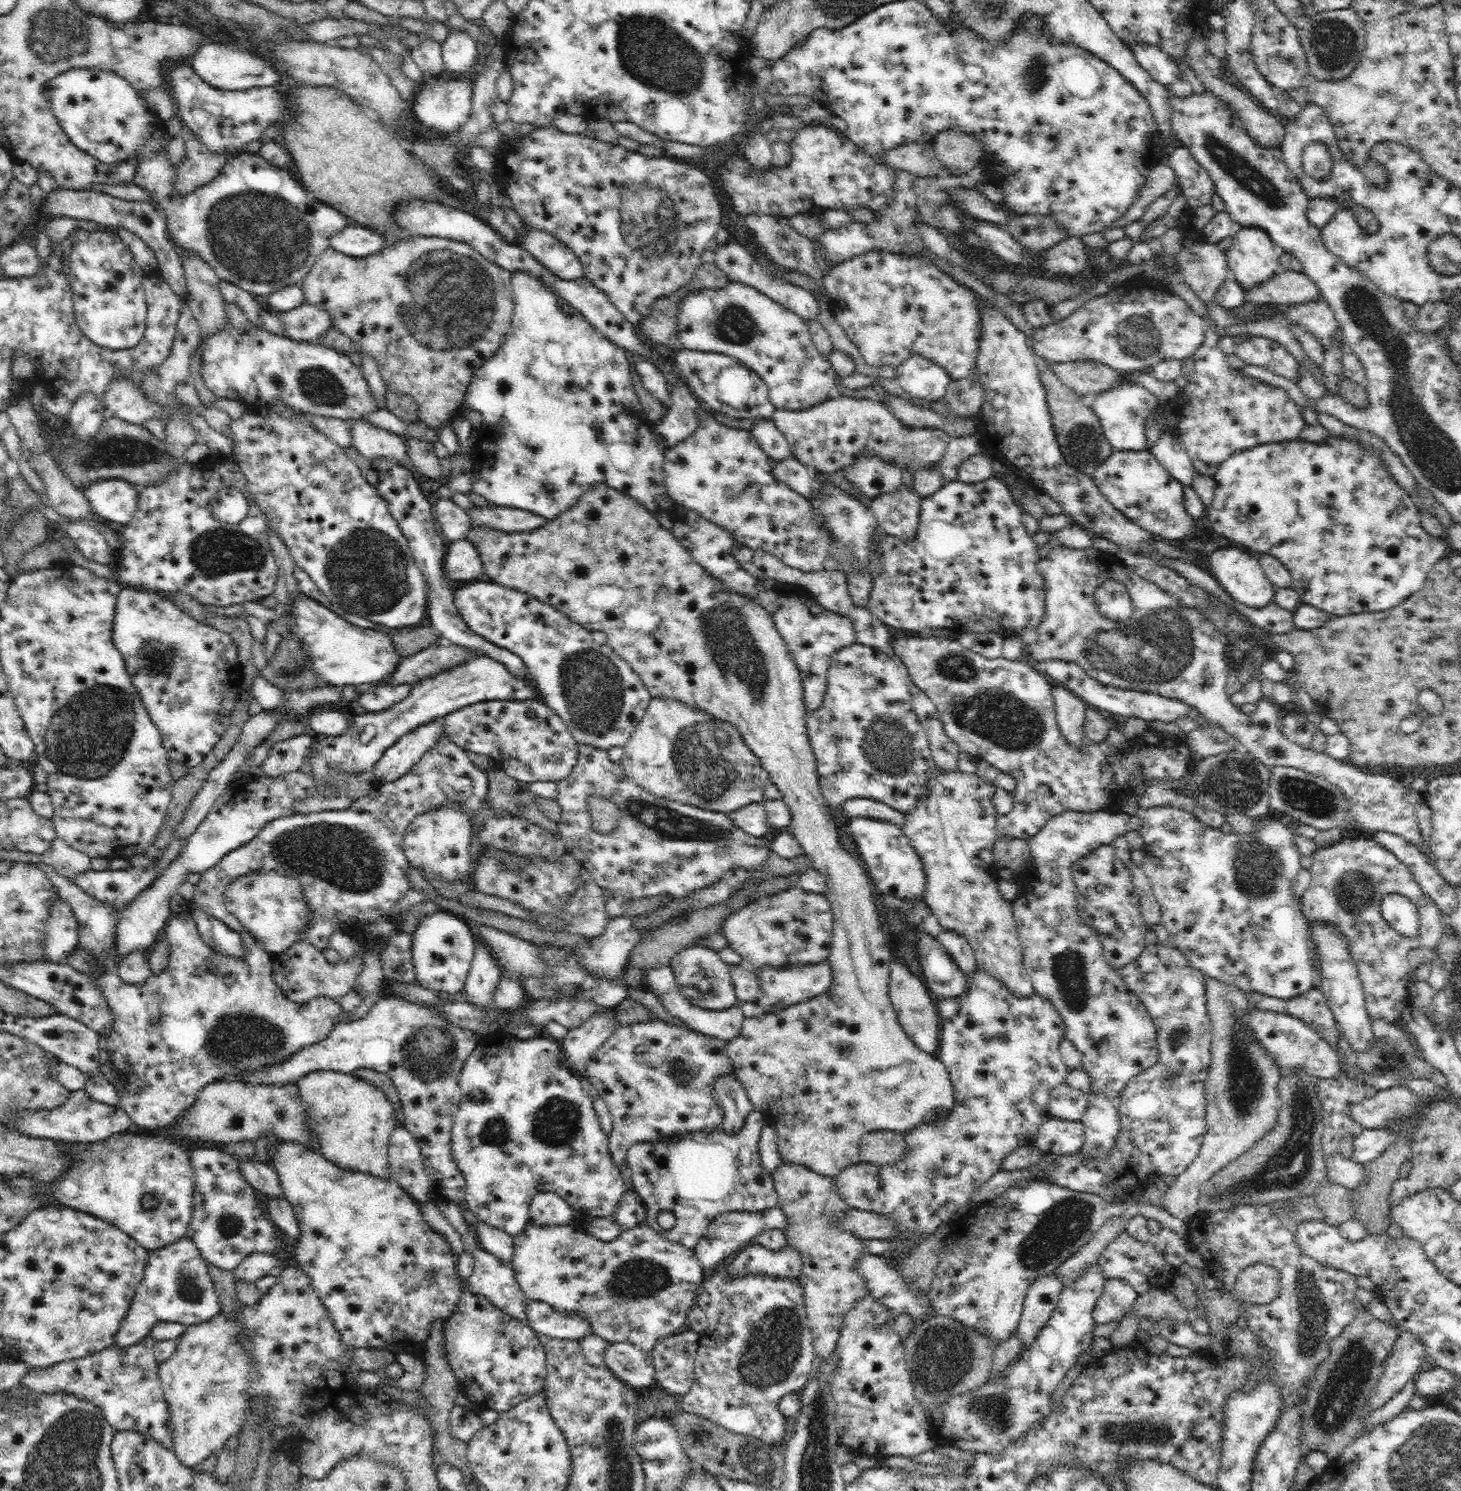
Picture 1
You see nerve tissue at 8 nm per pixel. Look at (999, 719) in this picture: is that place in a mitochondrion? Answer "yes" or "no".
yes

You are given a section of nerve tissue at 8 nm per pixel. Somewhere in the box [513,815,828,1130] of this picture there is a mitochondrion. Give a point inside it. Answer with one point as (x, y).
(682, 1071)

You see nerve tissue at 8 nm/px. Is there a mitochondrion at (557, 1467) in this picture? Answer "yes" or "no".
no

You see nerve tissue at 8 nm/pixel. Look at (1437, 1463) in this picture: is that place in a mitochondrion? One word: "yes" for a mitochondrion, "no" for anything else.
yes

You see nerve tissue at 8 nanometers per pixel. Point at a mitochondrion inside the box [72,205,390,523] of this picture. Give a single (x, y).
(116, 451)

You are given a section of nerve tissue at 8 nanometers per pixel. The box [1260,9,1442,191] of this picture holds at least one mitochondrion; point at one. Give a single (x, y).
(1334, 41)

